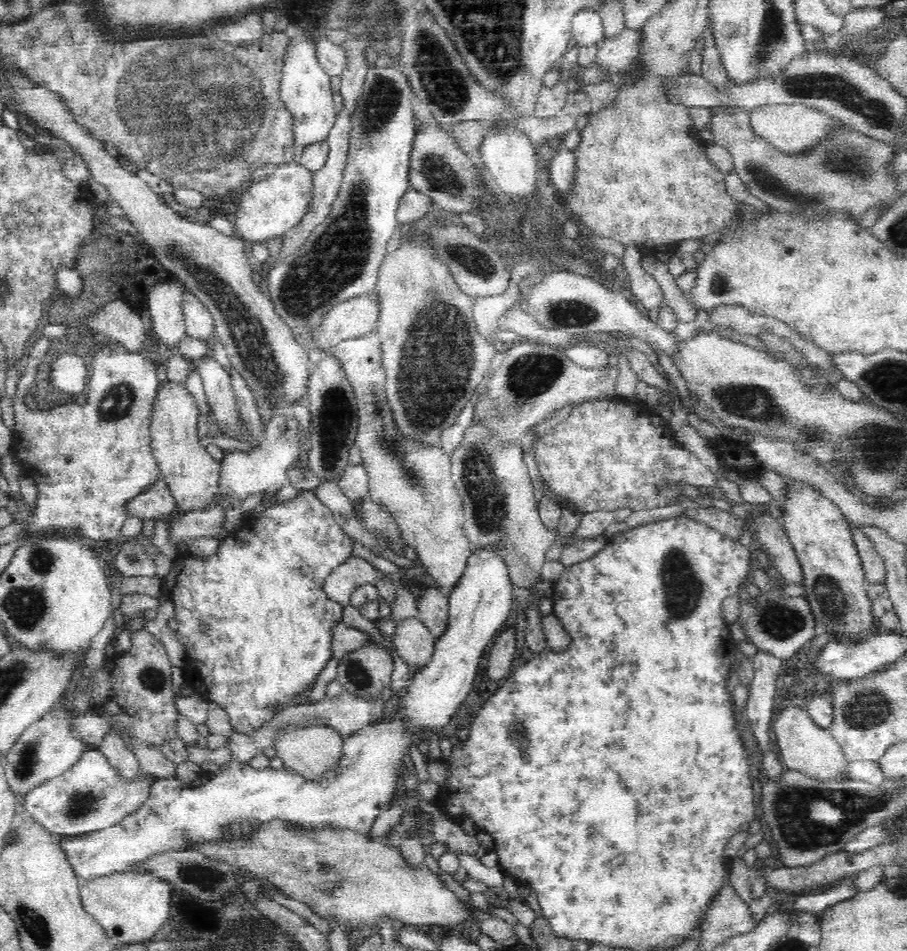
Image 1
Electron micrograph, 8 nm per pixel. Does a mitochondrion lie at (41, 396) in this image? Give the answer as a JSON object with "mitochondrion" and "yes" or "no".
{"mitochondrion":"yes"}

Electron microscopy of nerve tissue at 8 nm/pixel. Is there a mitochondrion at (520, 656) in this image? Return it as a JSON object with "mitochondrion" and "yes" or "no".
{"mitochondrion":"no"}

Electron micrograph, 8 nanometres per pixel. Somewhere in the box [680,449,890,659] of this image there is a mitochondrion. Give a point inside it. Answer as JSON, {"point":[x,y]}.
{"point":[829,595]}

